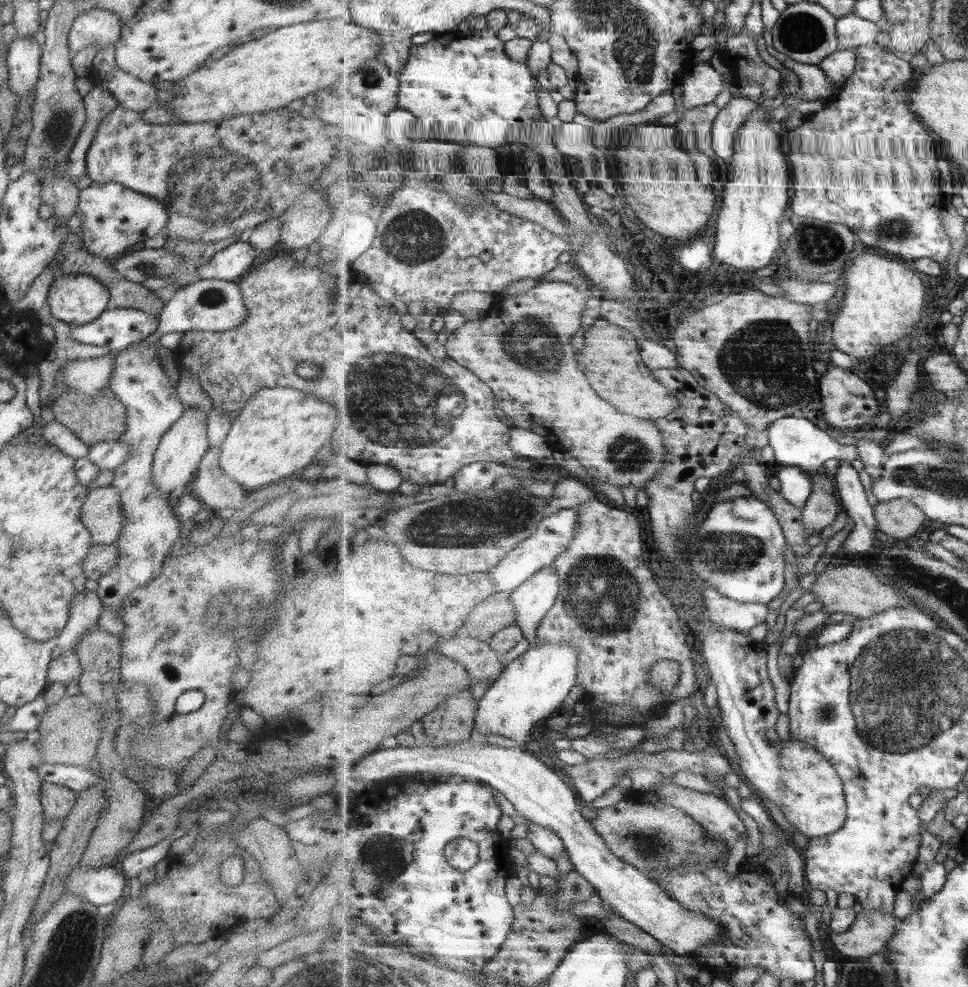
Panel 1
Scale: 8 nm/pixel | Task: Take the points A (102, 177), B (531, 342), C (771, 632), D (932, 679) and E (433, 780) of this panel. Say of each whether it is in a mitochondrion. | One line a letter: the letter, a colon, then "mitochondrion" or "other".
A: other
B: mitochondrion
C: other
D: mitochondrion
E: other

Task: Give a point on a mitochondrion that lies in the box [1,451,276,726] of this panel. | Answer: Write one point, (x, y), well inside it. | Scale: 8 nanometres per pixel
(224, 611)

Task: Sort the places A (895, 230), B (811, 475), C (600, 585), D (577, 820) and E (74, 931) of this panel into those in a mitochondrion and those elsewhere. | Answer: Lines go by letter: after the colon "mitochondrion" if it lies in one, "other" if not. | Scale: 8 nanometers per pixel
A: mitochondrion
B: other
C: mitochondrion
D: other
E: mitochondrion

